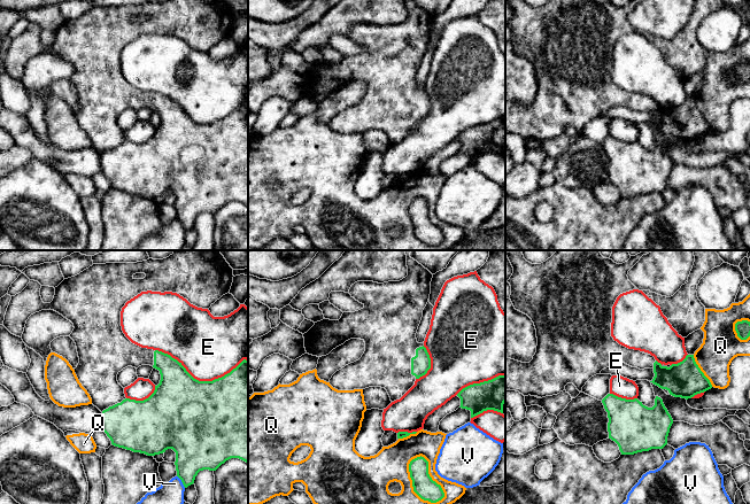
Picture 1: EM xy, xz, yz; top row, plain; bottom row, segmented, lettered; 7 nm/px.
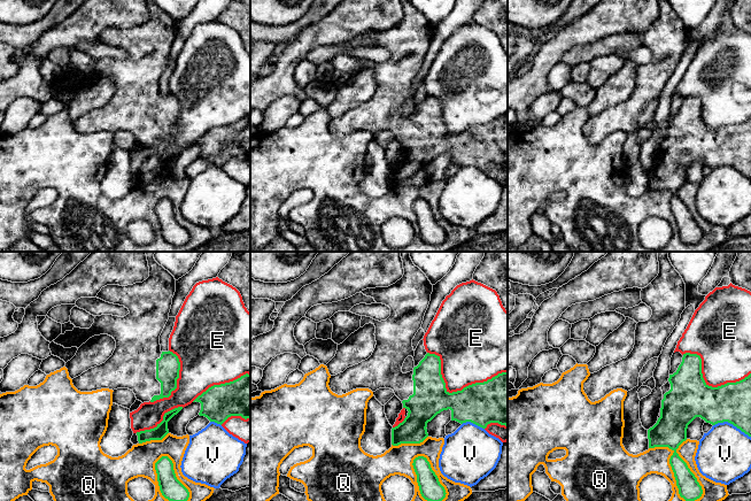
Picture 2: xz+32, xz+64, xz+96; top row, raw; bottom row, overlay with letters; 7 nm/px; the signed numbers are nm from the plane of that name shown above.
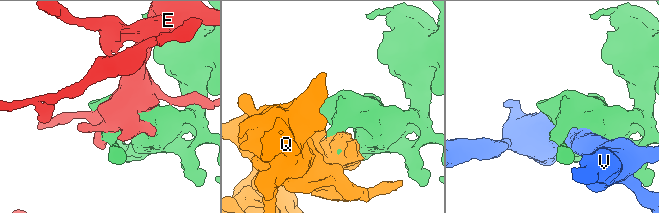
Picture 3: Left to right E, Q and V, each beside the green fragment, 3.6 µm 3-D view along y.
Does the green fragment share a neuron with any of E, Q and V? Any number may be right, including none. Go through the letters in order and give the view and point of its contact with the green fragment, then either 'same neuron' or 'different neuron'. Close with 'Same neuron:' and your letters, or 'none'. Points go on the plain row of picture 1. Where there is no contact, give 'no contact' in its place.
E: meets green in xy at (201, 124); different neuron
Q: meets green in xz at (432, 223); different neuron
V: meets green in xy at (182, 224); different neuron
Same neuron: none

